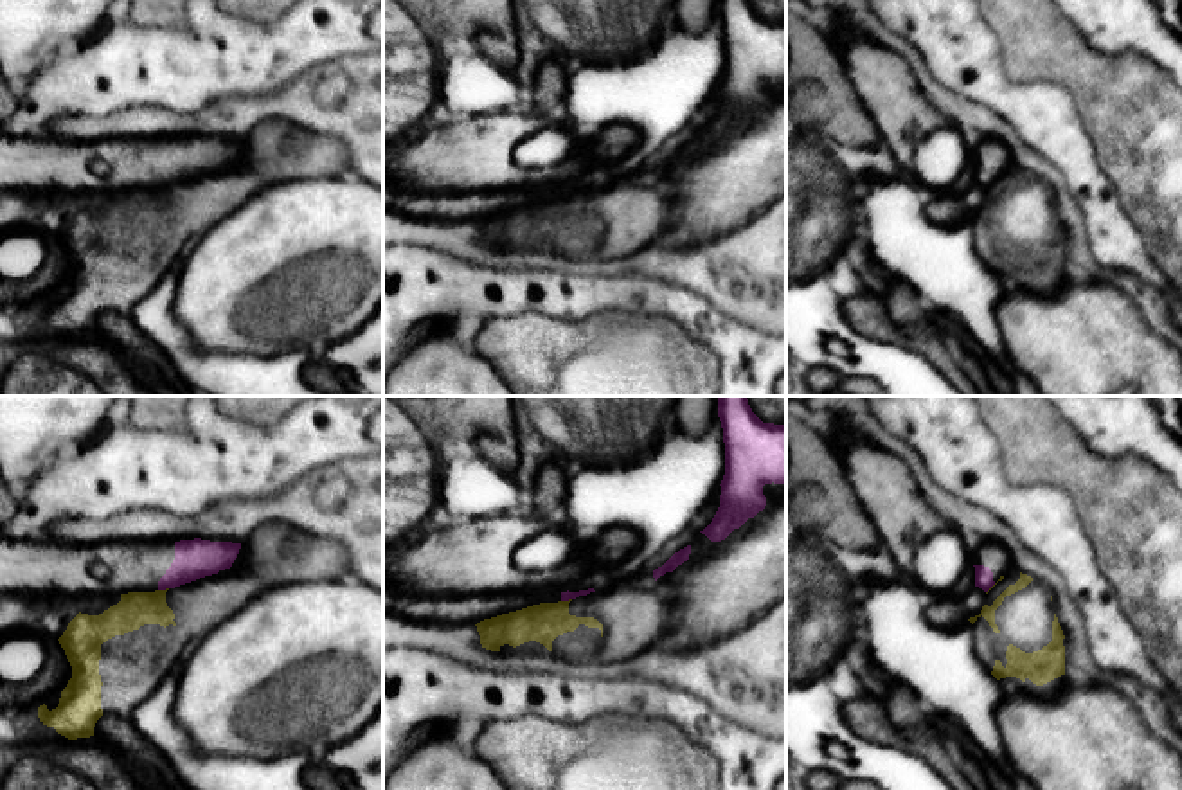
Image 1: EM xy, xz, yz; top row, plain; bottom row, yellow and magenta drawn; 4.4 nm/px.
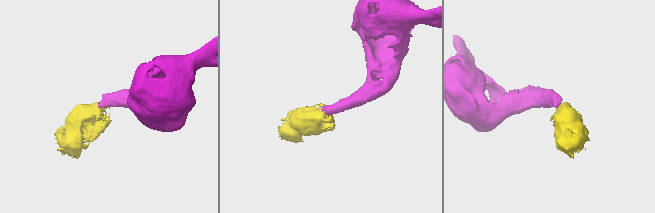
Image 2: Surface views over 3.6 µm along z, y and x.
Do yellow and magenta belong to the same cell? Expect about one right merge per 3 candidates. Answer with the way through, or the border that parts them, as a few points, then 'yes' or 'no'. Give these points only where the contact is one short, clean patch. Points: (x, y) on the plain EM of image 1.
along xy (168, 184), (159, 188) | no

